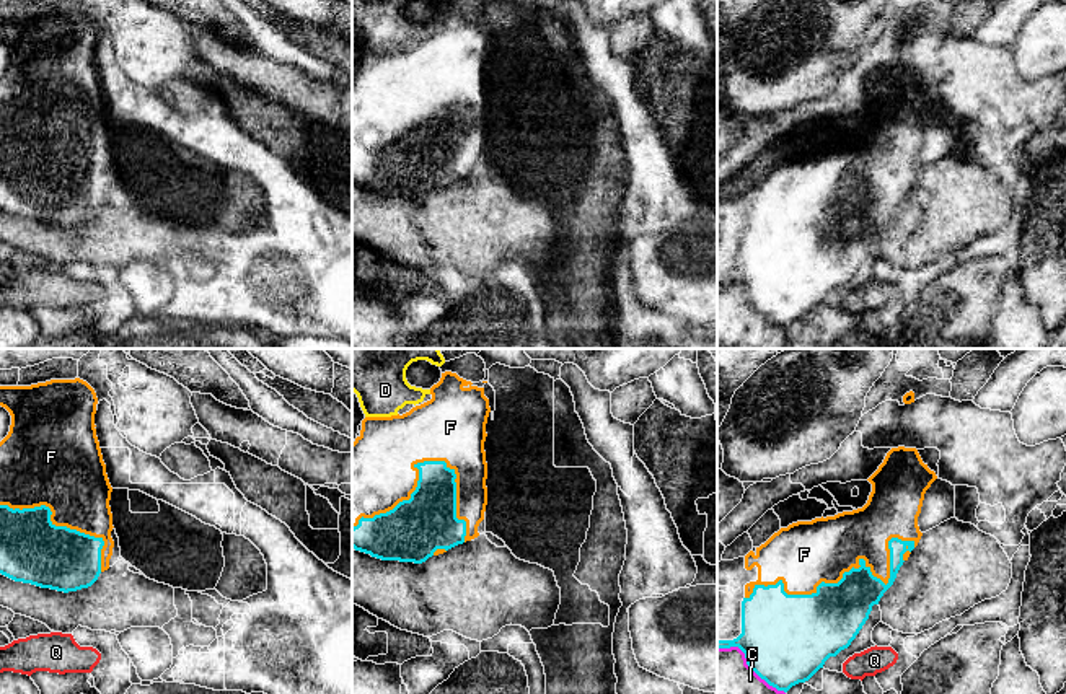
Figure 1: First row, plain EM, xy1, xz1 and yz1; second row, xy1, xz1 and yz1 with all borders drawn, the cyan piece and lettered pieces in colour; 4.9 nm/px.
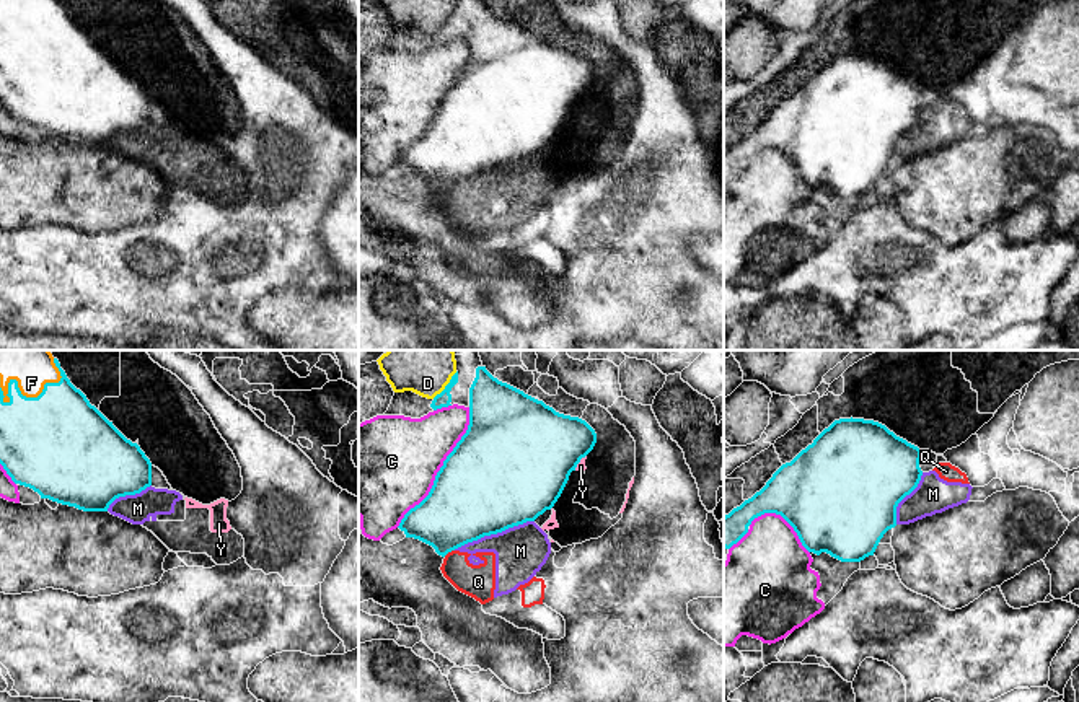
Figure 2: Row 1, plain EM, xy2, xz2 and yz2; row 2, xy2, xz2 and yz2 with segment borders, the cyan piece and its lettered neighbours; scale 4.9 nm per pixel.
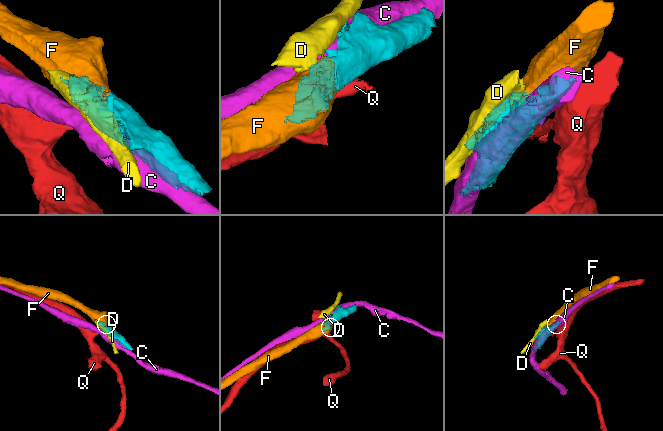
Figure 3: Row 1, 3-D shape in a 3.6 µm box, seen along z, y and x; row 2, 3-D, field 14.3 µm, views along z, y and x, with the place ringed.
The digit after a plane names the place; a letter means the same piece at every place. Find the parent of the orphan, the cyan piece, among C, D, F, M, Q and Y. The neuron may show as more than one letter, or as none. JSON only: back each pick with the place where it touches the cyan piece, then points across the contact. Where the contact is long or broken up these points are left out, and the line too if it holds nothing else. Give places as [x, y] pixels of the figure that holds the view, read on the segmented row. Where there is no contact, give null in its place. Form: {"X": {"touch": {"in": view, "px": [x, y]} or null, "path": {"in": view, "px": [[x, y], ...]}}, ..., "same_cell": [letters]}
{"F": {"touch": {"in": "yz1", "px": [851, 569]}}, "same_cell": ["F"]}

